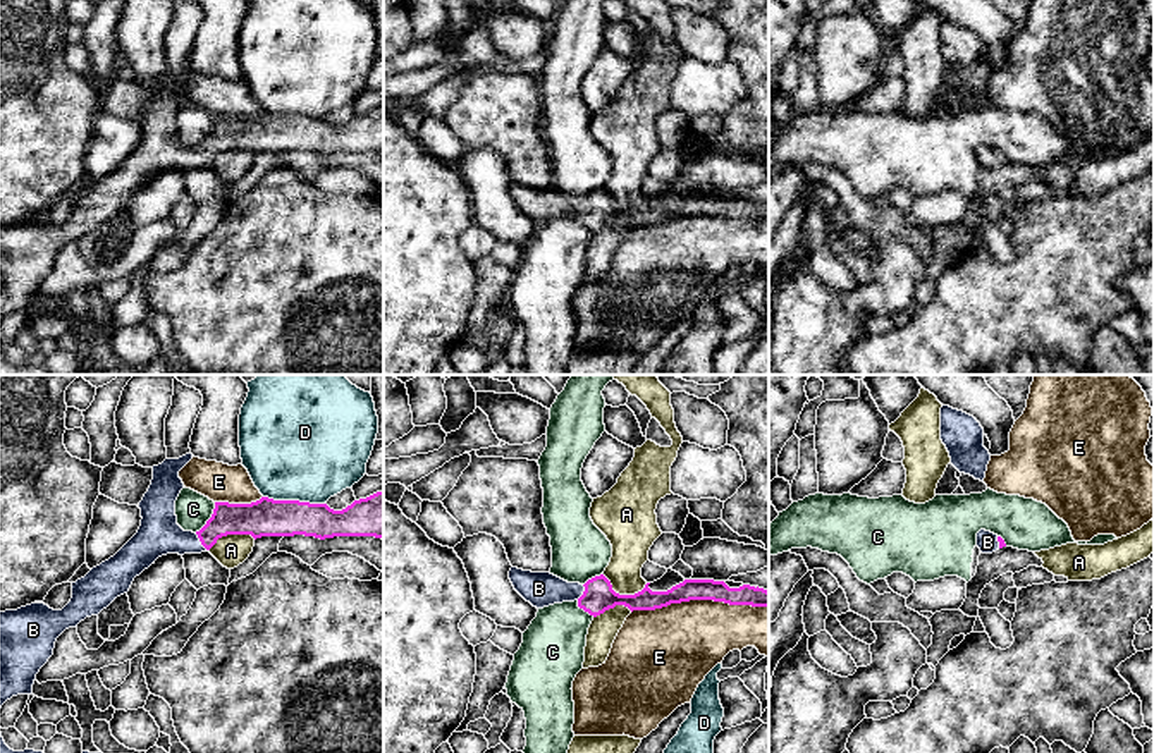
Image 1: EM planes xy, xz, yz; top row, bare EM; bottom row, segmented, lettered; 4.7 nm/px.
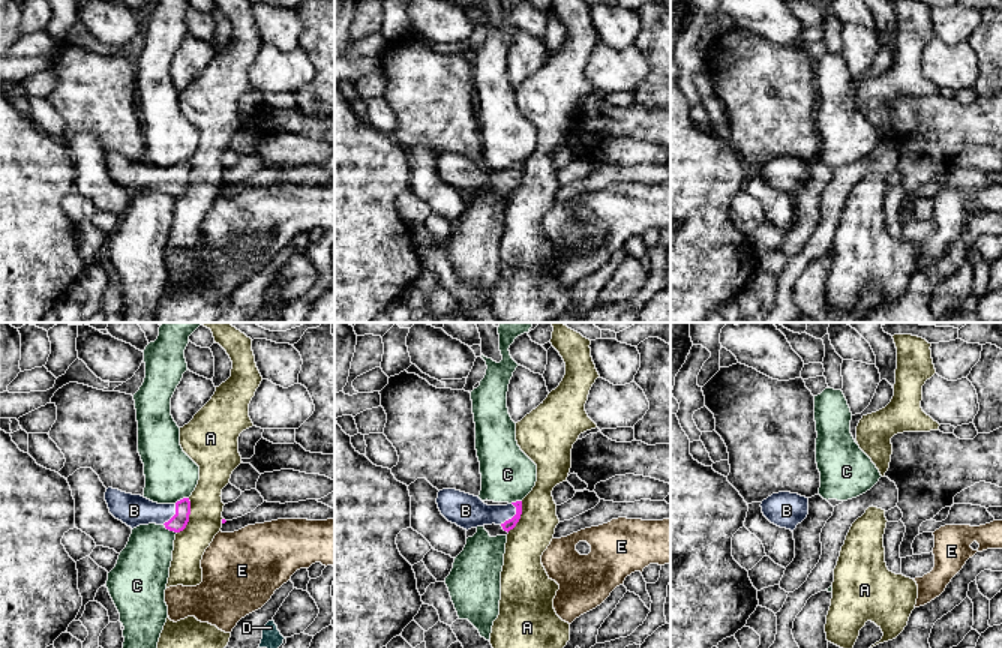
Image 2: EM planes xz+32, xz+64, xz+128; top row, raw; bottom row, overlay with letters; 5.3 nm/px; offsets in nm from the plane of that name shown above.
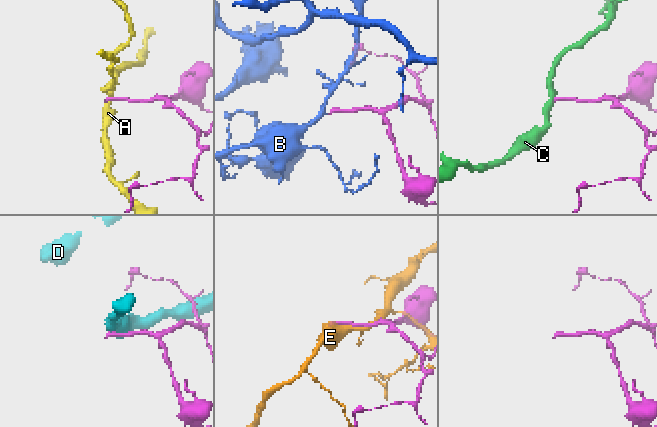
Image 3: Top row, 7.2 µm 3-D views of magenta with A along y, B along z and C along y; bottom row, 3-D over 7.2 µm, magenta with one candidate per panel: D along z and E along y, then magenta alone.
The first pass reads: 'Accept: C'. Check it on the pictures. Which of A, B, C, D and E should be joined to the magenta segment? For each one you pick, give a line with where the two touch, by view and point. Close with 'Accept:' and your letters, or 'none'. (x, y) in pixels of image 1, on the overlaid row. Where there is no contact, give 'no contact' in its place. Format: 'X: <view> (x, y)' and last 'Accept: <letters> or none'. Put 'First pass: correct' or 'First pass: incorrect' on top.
First pass: incorrect
B: xy (200, 540)
Accept: B

